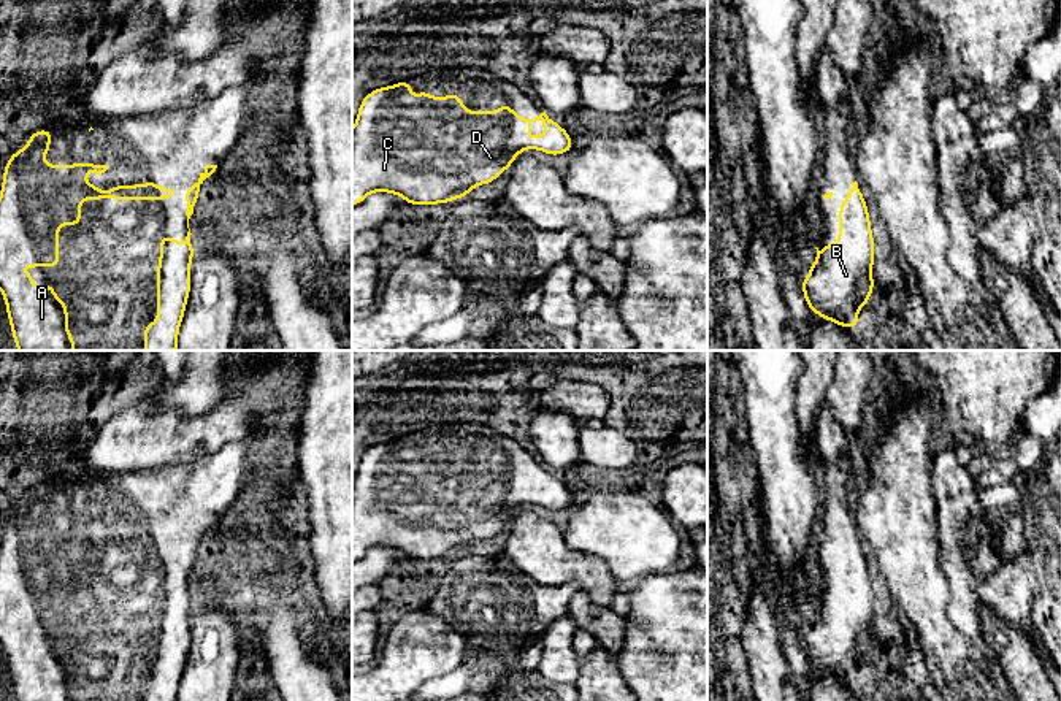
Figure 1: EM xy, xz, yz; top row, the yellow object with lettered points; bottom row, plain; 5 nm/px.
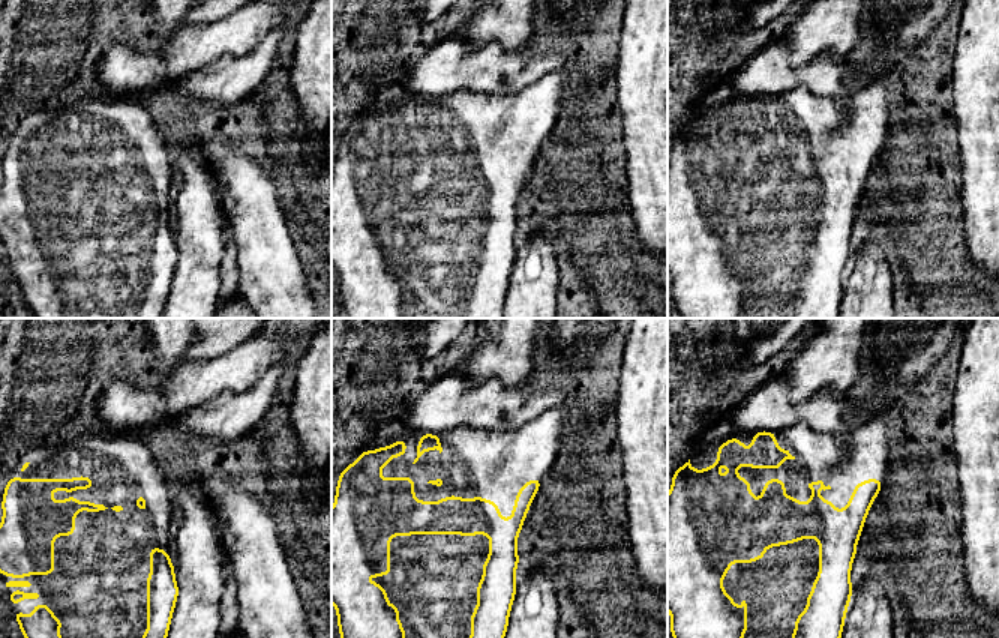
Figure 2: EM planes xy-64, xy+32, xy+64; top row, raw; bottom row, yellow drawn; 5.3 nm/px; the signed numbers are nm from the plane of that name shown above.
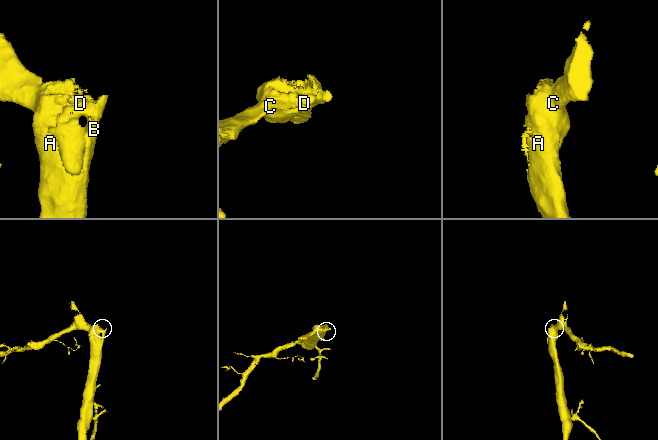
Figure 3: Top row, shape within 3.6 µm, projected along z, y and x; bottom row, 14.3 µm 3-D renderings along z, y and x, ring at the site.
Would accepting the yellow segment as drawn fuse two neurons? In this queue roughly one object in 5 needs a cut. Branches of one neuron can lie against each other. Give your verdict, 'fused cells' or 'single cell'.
single cell

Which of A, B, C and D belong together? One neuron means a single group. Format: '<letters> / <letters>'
A B C D

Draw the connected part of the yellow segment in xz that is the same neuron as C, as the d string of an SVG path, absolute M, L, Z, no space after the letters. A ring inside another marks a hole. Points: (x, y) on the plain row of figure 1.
M411 435L379 442L362 455L352 484L352 561L373 547L396 549L408 560L449 558L463 554L476 541L493 538L525 504L560 511L571 503L573 493L546 466L534 474L519 473L508 460L495 468L473 468L454 447L441 455L420 446L414 454ZM533 476L546 481L546 487L536 493L528 492Z

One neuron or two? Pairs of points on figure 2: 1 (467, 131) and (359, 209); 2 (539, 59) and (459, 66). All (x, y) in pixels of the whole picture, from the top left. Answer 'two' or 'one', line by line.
1: one
2: one

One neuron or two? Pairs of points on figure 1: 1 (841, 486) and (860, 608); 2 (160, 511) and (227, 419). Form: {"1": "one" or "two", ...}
{"1": "one", "2": "two"}

